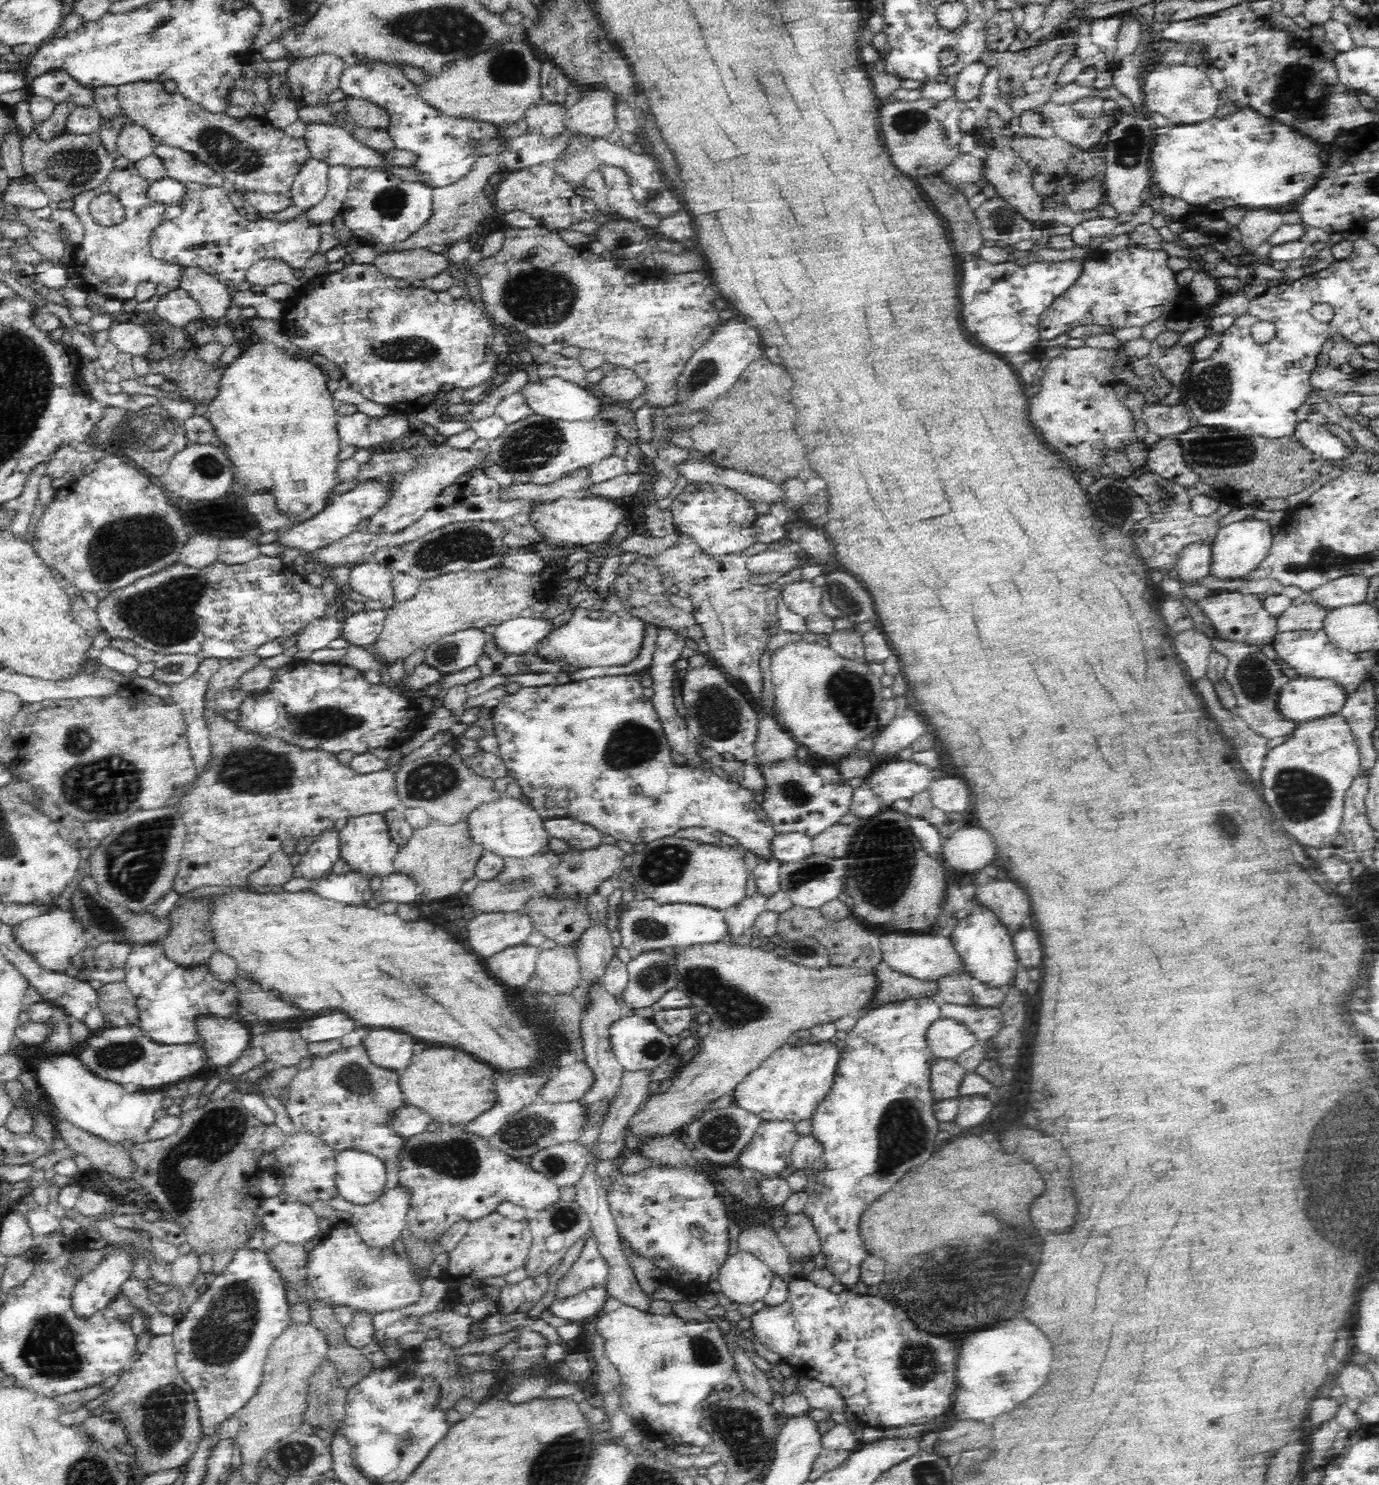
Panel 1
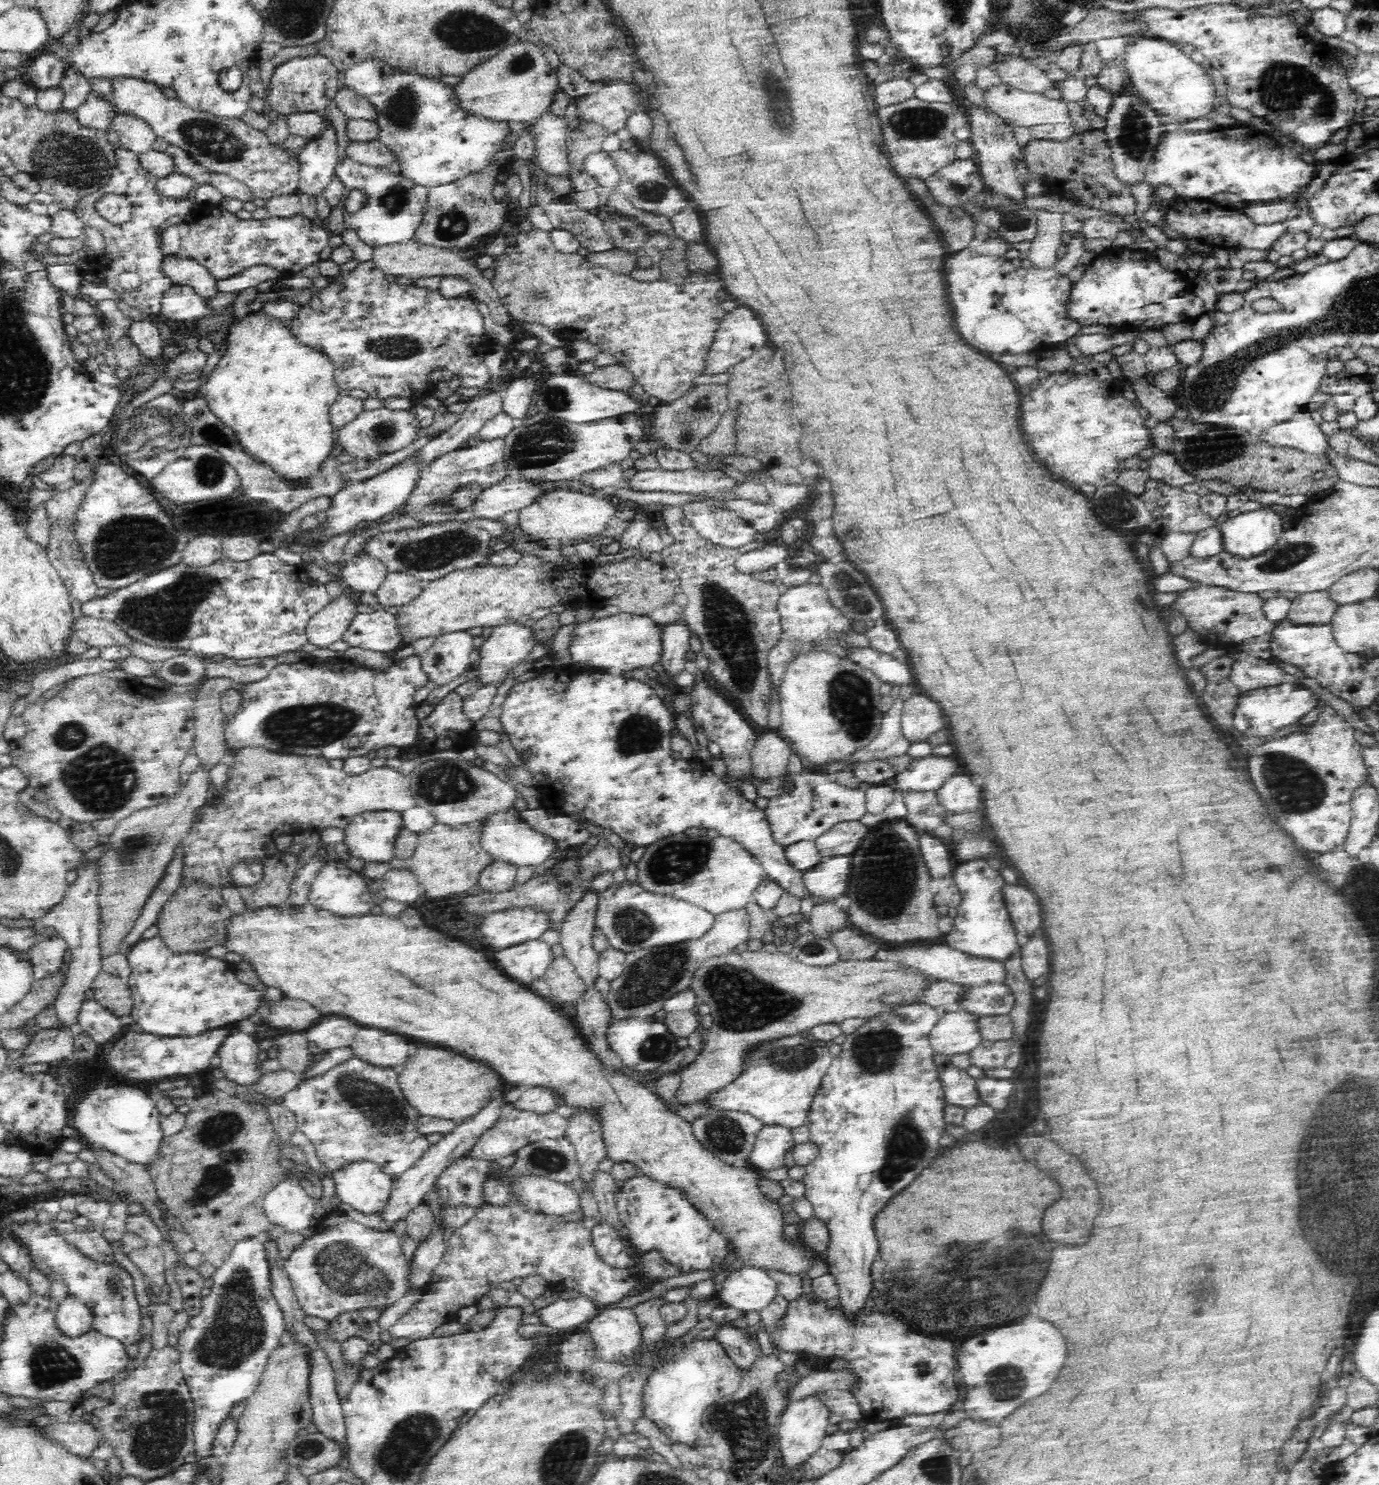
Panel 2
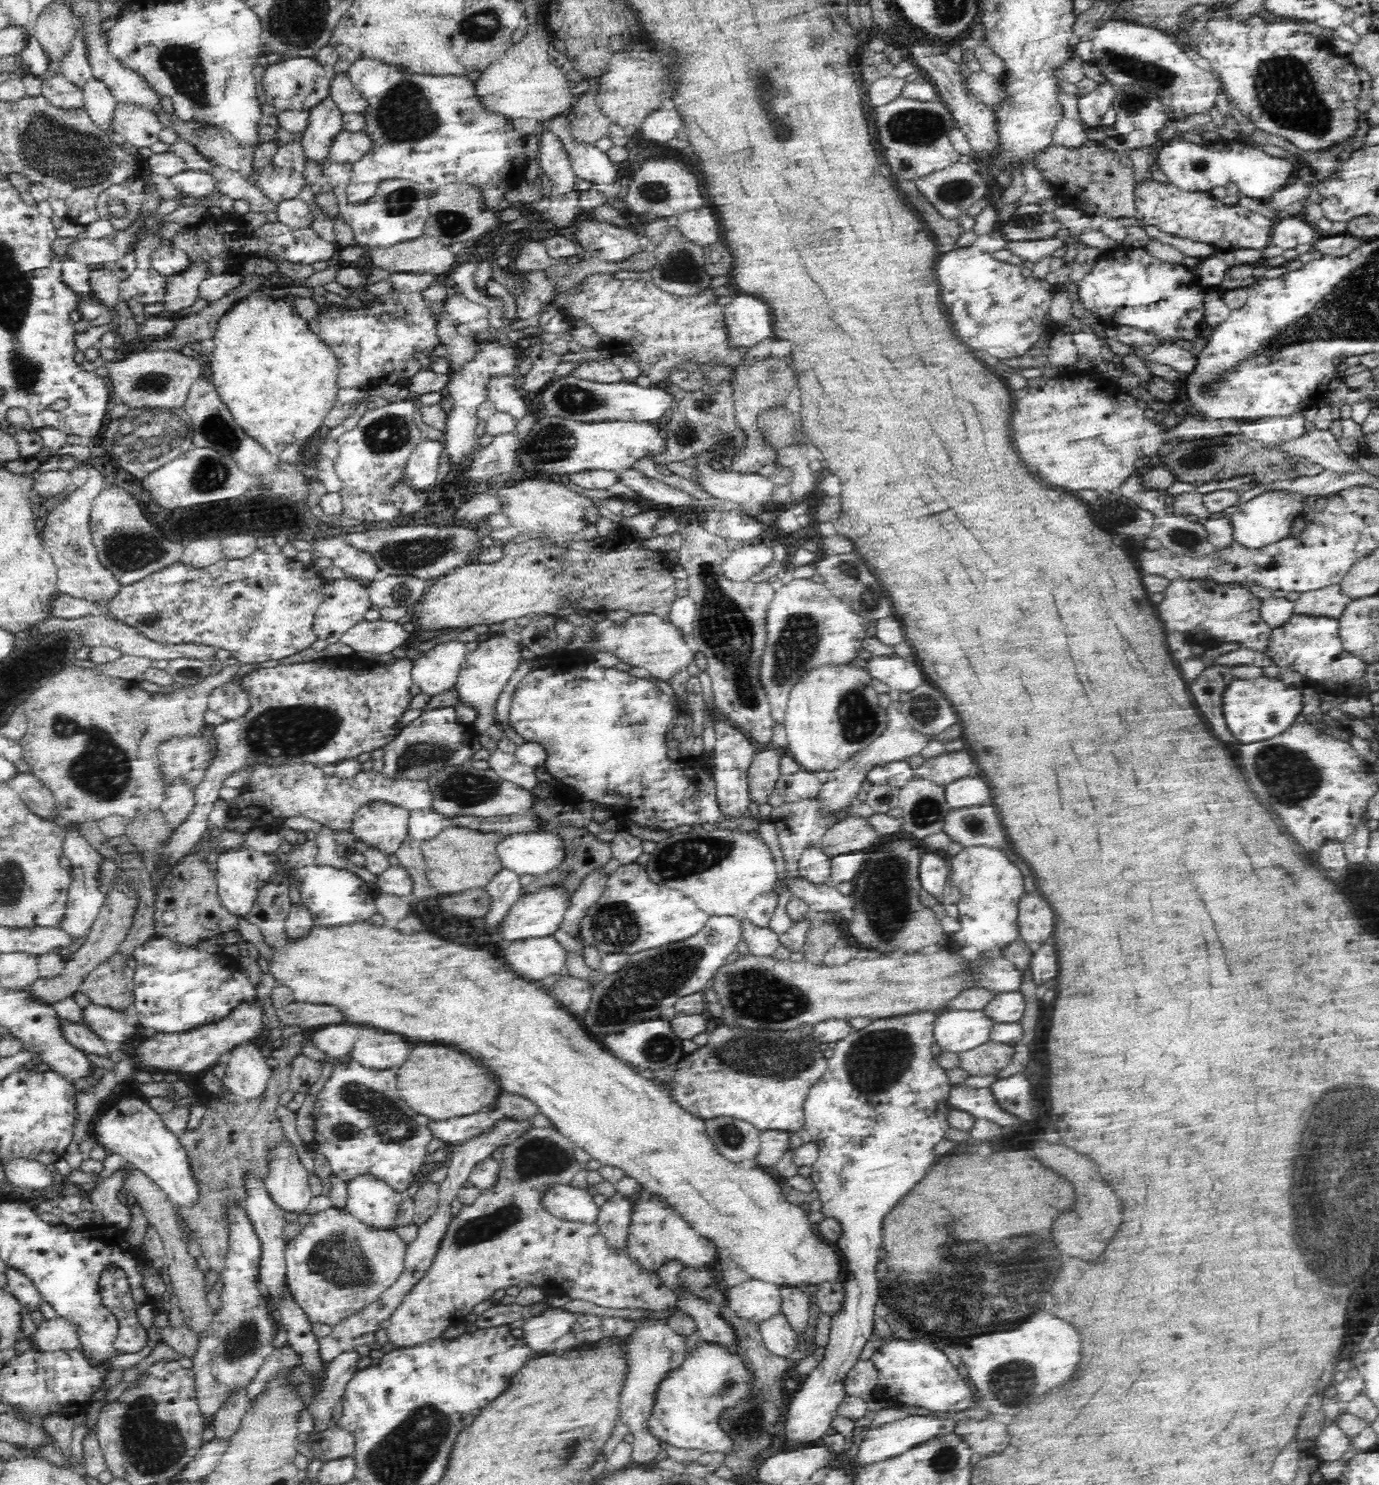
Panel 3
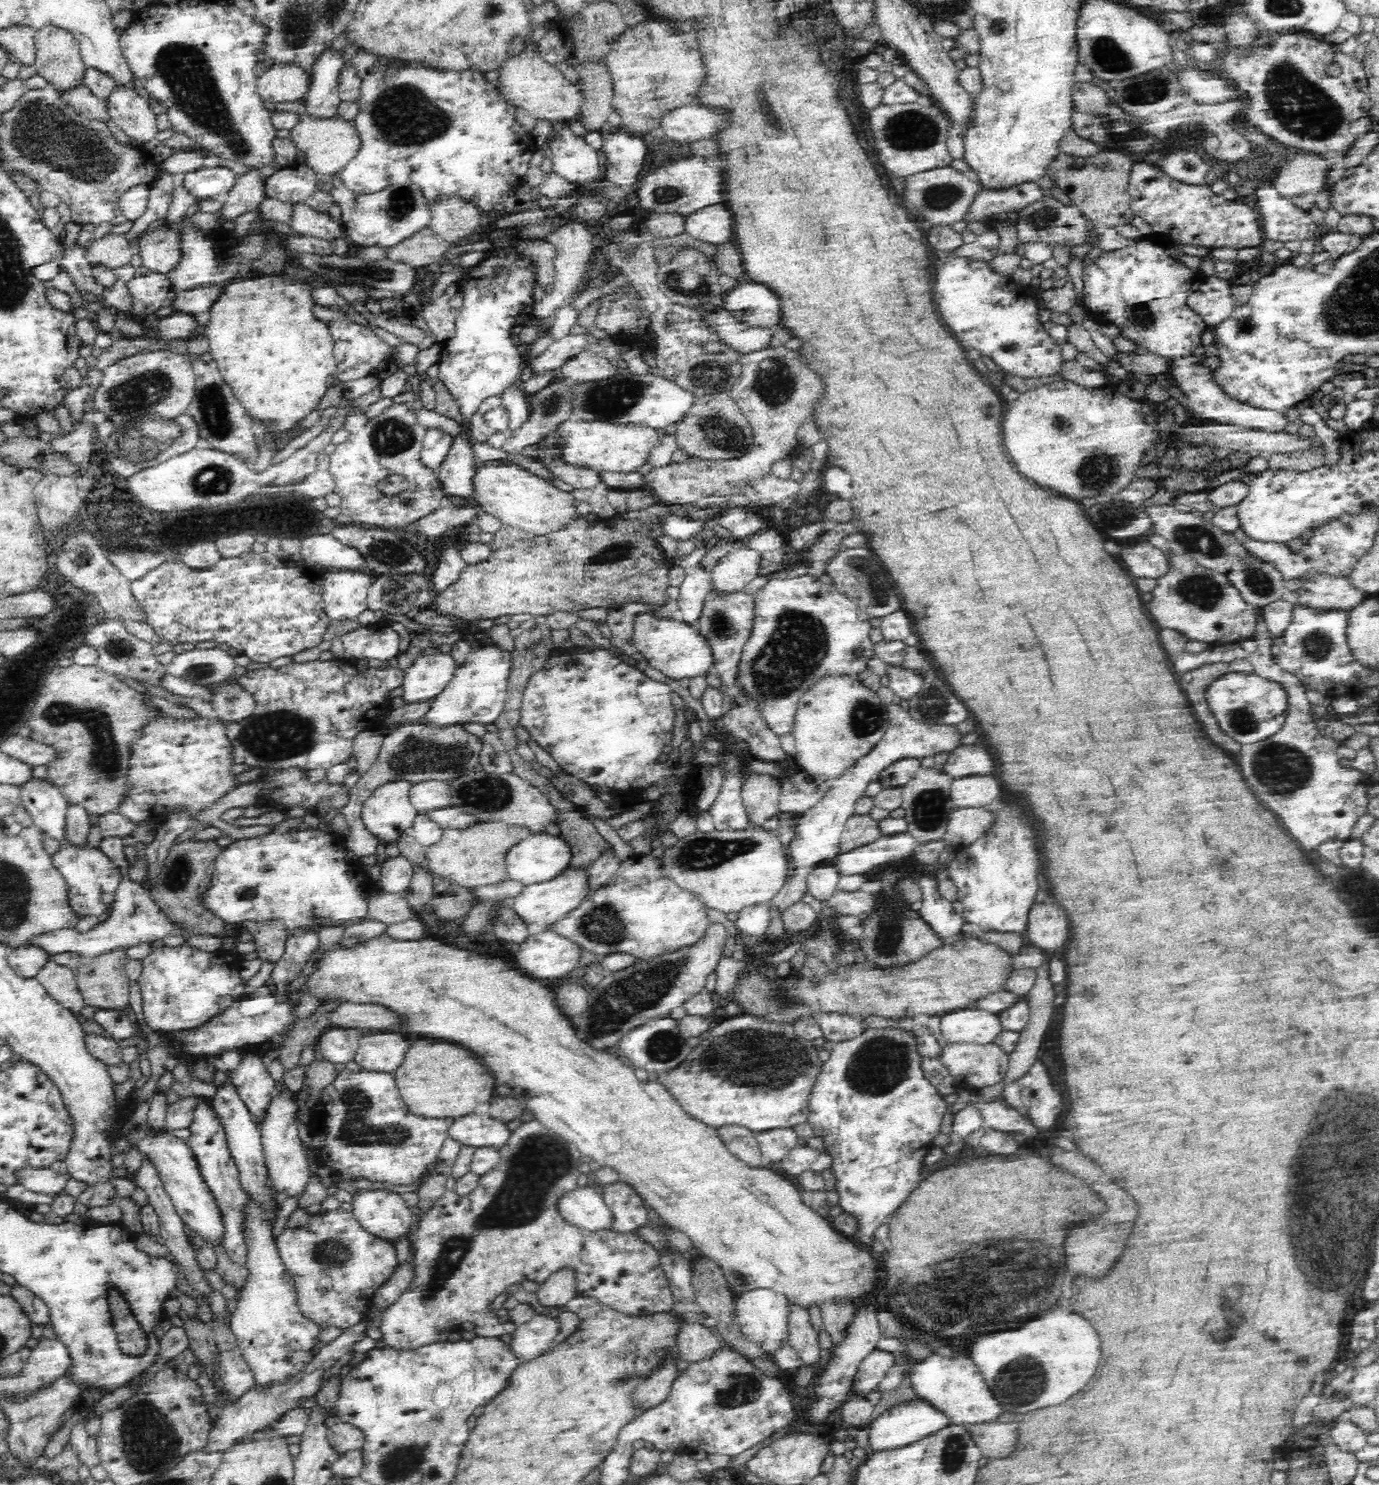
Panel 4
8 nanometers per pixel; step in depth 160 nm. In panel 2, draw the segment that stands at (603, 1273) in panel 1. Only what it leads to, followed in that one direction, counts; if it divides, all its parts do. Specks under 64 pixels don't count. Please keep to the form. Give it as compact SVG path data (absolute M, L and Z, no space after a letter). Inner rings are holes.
M601 1220L598 1222L592 1232L592 1246L598 1253L598 1258L607 1266L612 1268L627 1268L630 1266L626 1244L622 1241L620 1233L612 1229L610 1225Z

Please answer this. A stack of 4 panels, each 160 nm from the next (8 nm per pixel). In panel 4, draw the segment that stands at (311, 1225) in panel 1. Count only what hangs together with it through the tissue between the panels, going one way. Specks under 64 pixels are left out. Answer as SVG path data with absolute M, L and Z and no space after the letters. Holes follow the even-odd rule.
M286 1090L272 1099L267 1106L267 1113L260 1124L261 1145L272 1189L278 1194L277 1202L281 1205L287 1198L301 1198L310 1182L310 1164L306 1150L298 1137L298 1105L291 1097L294 1092Z

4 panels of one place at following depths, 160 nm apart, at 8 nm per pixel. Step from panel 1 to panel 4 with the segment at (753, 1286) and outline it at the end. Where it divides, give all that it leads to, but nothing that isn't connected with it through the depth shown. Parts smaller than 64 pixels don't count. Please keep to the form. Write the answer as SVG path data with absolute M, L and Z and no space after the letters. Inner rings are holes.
M753 1288L746 1292L735 1295L734 1316L742 1327L742 1333L754 1339L760 1347L764 1347L772 1358L774 1349L781 1345L787 1338L788 1326L788 1306L790 1306L787 1296L777 1293L772 1289Z

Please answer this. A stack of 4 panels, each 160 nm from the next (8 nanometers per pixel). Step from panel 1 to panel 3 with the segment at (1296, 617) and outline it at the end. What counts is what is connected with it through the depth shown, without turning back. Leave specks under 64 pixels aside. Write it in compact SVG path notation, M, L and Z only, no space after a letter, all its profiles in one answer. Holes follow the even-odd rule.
M1334 584L1322 590L1302 593L1298 599L1293 601L1293 611L1298 615L1325 616L1338 620L1343 608L1350 601L1347 596L1340 594L1339 585Z

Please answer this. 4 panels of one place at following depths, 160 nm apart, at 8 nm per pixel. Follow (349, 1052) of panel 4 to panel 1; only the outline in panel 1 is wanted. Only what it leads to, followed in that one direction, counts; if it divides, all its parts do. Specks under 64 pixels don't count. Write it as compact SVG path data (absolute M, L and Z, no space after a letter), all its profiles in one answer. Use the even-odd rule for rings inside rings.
M324 1012L322 1016L306 1019L300 1024L298 1032L310 1042L326 1042L342 1038L354 1028L354 1022L344 1012Z

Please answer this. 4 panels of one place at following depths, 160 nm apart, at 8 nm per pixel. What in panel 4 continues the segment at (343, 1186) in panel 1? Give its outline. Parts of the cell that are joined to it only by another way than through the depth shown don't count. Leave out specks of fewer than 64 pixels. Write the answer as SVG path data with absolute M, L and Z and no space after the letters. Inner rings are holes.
M363 1190L352 1194L352 1212L362 1229L394 1242L407 1236L413 1221L413 1211L396 1192Z

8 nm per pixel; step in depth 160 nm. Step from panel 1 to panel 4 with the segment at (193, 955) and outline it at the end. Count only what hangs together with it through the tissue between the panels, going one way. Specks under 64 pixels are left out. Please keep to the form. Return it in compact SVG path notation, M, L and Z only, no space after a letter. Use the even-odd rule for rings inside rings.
M188 840L182 843L173 844L169 854L161 868L156 880L149 888L152 900L158 905L160 911L165 913L167 920L173 926L183 928L181 934L185 938L190 936L220 936L230 934L238 937L241 929L240 924L227 923L216 913L206 907L204 898L210 890L214 865L224 843L216 840L194 841Z

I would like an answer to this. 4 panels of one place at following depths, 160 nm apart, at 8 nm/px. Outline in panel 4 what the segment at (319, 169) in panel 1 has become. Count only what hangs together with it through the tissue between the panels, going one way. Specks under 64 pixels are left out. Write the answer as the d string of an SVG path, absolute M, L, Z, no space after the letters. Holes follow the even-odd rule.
M327 49L319 56L311 71L310 90L306 94L306 112L314 120L330 120L338 116L342 99L338 94L338 77L344 66L342 52Z

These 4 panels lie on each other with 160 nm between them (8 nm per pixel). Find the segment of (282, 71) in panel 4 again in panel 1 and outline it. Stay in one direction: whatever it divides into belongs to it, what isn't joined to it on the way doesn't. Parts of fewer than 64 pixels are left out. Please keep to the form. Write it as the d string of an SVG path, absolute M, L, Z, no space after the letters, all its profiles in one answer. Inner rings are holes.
M336 55L294 59L285 74L293 86L292 97L298 107L328 102L346 67L346 61Z

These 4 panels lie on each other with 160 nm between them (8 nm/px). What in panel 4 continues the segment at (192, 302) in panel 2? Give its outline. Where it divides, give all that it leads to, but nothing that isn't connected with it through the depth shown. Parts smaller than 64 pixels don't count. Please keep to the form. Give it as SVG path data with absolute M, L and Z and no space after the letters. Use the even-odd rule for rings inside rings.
M190 216L182 222L180 235L180 238L183 240L181 260L176 264L177 268L175 270L167 273L167 278L171 283L171 291L174 291L174 294L182 295L200 286L210 284L227 284L239 276L239 264L235 262L227 262L225 264L220 261L214 250L214 245L206 240L206 235L200 231L196 231L196 228L192 228L192 225L190 225Z

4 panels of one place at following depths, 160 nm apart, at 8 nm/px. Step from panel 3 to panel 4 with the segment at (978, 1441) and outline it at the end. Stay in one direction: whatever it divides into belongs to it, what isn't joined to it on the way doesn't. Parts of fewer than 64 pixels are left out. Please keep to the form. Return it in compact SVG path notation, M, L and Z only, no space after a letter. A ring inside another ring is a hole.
M998 1420L985 1423L966 1425L972 1441L986 1456L1002 1458L1014 1450L1016 1444L1016 1424L999 1422Z

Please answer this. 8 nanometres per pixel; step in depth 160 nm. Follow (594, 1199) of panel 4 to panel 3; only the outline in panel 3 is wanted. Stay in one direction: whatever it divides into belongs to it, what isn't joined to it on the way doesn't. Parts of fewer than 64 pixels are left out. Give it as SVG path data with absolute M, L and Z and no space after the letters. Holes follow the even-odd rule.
M571 1185L546 1187L537 1205L544 1213L578 1224L594 1223L600 1212L594 1197Z

